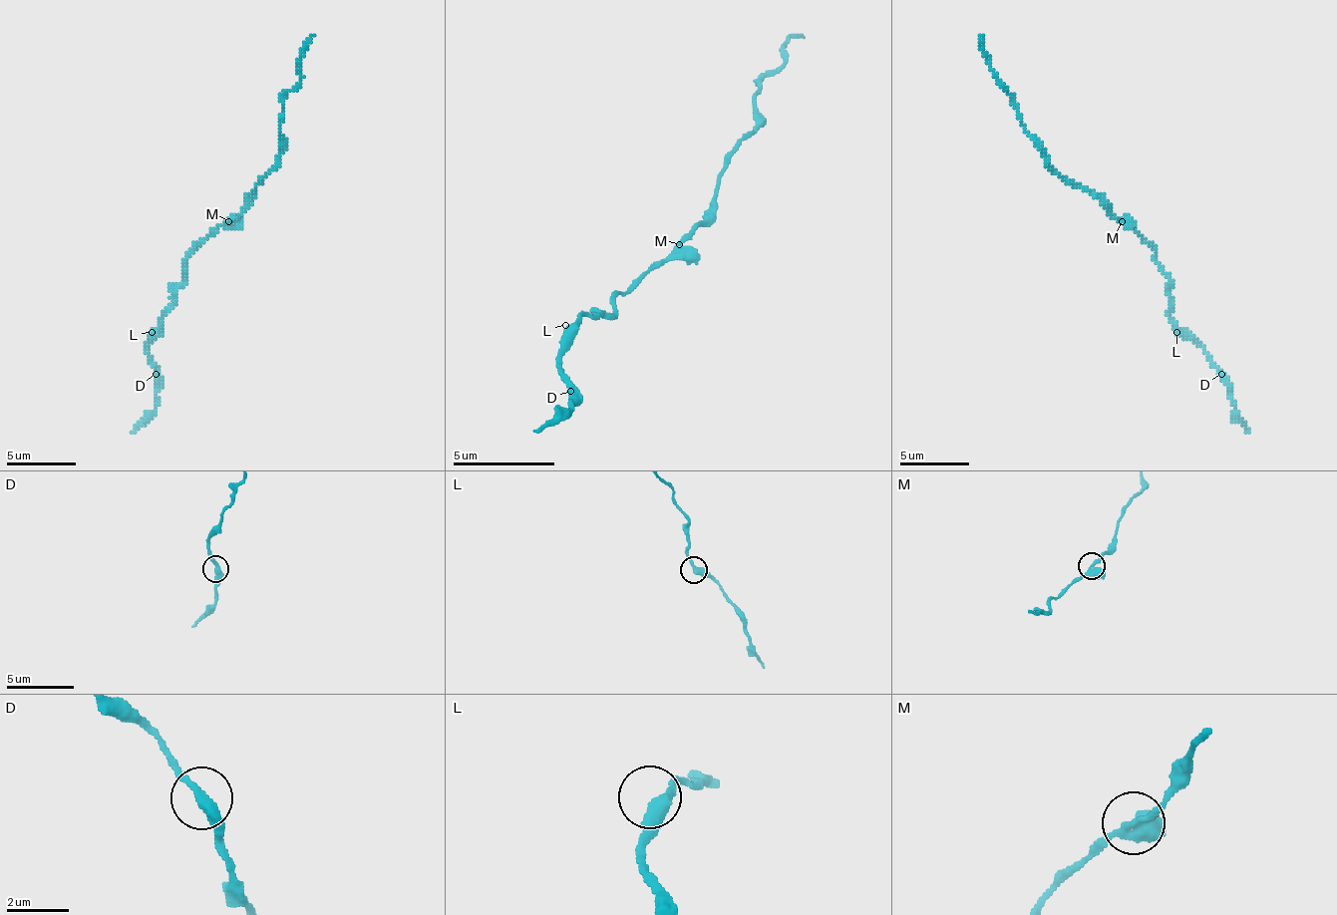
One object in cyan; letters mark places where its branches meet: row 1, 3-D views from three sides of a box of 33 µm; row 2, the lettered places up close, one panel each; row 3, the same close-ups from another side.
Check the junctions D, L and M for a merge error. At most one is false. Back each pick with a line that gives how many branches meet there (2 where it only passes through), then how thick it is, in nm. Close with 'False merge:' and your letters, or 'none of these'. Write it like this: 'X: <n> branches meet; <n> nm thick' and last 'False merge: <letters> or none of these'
False merge: none of these

